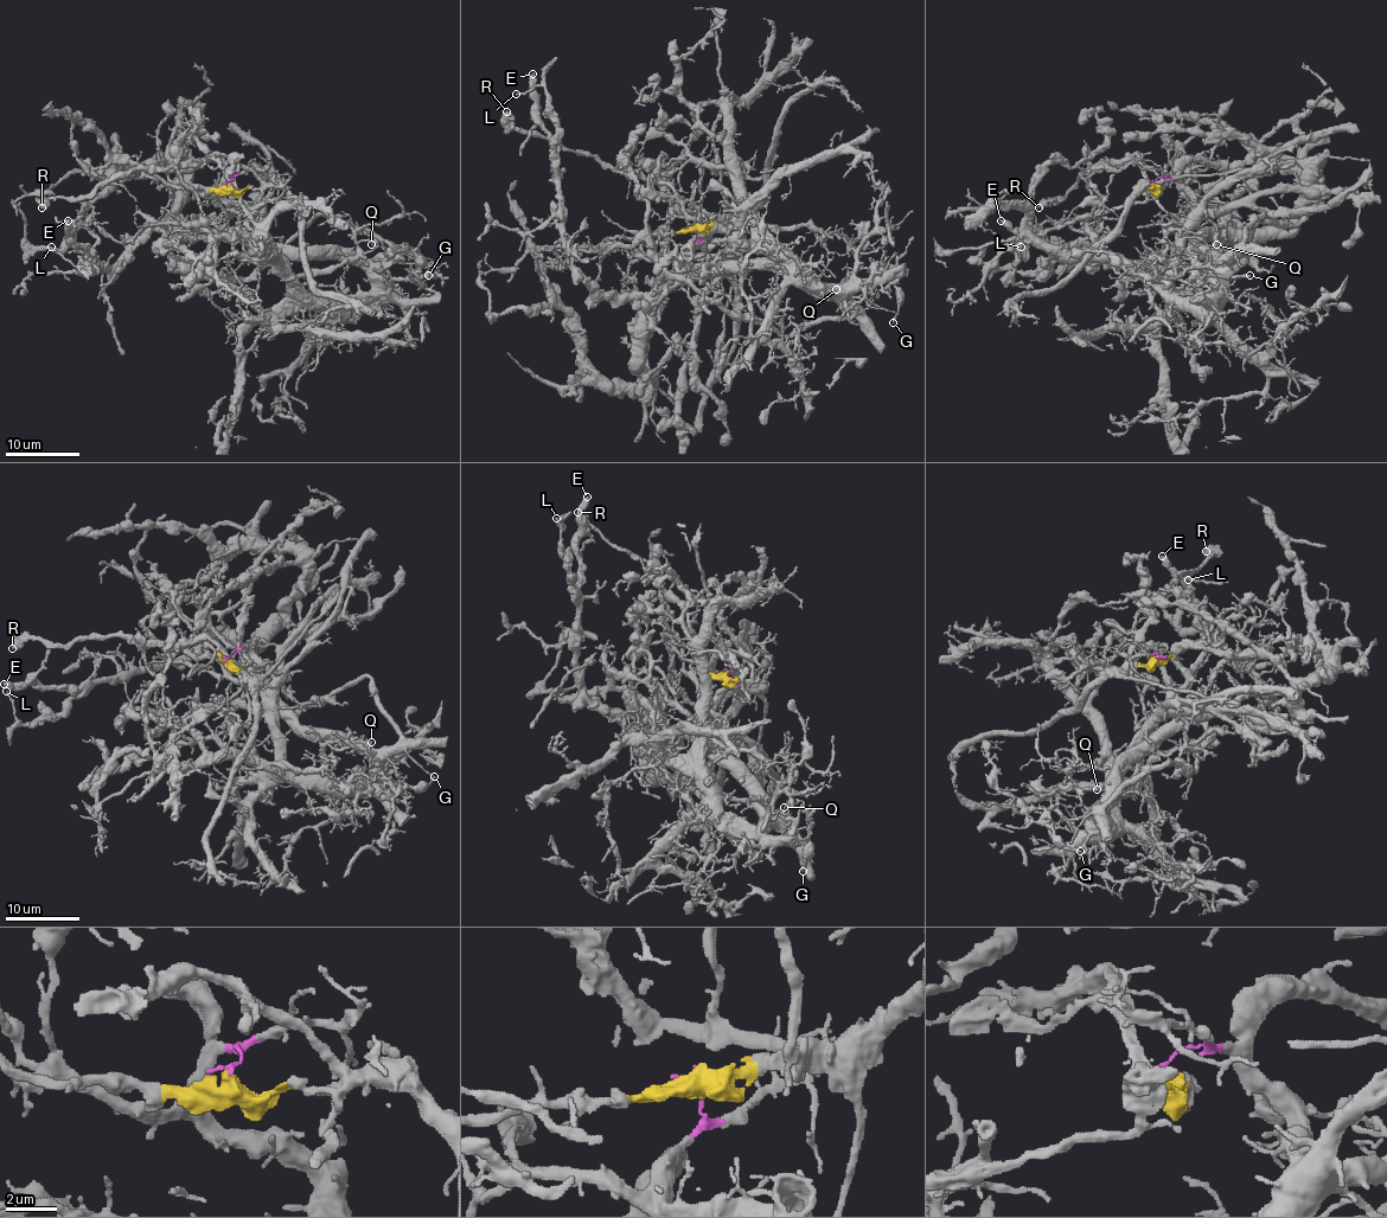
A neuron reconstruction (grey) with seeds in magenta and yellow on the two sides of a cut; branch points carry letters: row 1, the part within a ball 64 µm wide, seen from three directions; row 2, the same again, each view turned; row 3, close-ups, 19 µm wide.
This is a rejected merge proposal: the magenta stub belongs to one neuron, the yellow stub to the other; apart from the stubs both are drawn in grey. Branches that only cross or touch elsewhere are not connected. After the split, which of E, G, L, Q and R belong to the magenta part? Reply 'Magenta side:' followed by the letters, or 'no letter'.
Magenta side: E, G, L, Q

